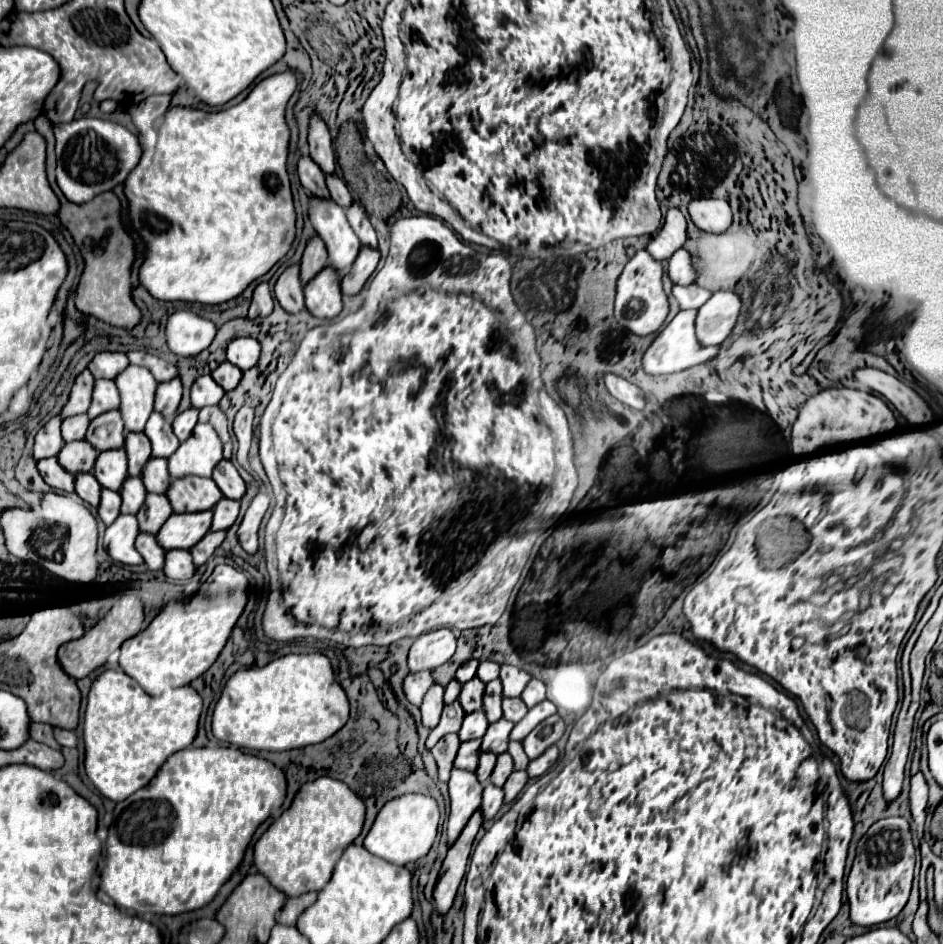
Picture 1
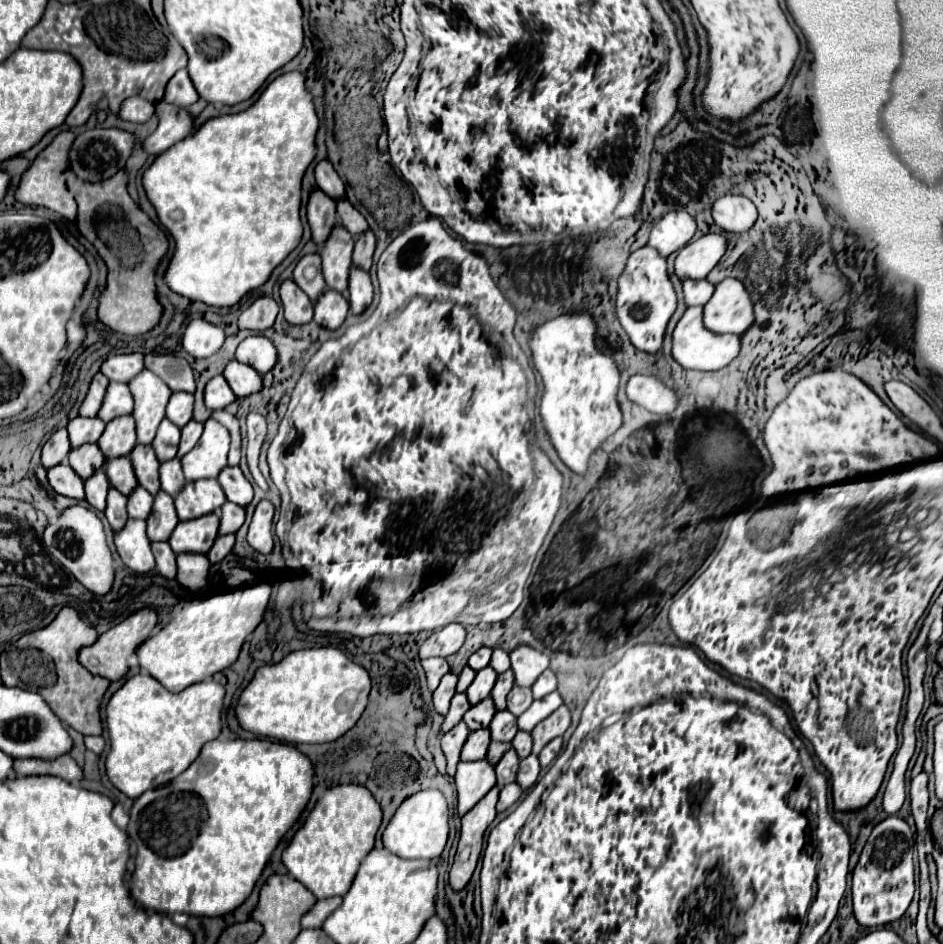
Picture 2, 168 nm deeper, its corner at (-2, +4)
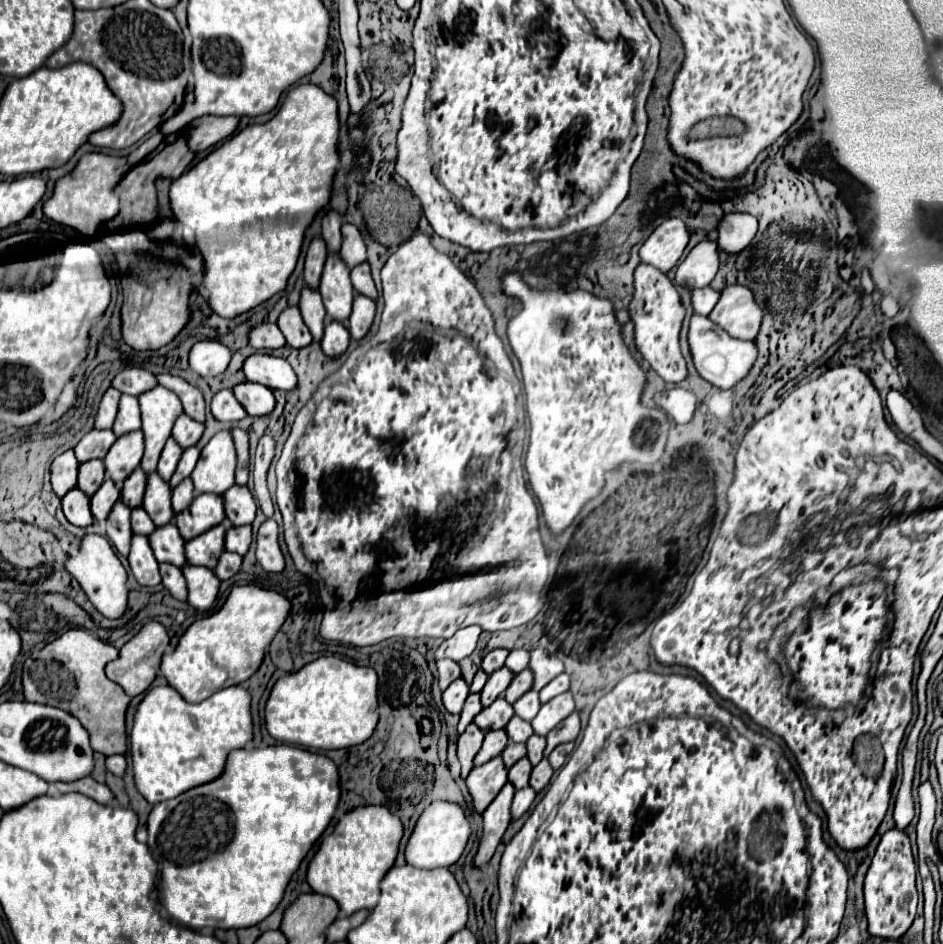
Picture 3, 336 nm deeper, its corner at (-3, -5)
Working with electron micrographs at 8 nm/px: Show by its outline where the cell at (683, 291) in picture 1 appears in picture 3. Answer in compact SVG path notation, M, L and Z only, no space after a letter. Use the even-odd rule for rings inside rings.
M703 287L703 289L695 289L693 291L693 297L691 297L691 303L693 303L693 309L697 315L709 315L715 307L715 303L719 301L719 291L711 289L711 287Z

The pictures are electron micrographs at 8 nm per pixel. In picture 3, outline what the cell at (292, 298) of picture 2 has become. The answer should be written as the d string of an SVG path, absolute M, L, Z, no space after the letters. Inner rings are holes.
M287 307L287 309L279 315L277 327L279 327L281 333L285 335L287 345L293 347L293 349L307 347L307 345L313 341L309 329L307 329L305 323L303 323L303 317L301 317L299 307Z

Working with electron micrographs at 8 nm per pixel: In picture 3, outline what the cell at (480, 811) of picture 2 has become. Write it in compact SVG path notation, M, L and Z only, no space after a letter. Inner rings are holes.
M505 783L503 791L495 797L495 801L485 809L483 813L483 837L479 843L479 851L475 855L475 867L485 865L493 853L495 847L499 845L503 833L507 831L509 823L511 823L511 801L513 801L513 791L515 787L511 783Z

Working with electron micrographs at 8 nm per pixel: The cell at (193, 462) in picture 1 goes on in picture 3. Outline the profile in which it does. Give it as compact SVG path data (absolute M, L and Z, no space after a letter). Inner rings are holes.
M219 431L201 451L191 479L195 483L195 493L215 493L223 495L235 485L237 455L231 431Z

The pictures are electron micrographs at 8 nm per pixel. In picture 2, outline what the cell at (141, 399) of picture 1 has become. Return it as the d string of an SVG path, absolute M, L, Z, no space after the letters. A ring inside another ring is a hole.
M146 368L136 378L132 378L132 382L128 382L128 388L134 396L132 416L136 420L138 442L150 444L156 436L160 420L164 418L164 410L172 390Z

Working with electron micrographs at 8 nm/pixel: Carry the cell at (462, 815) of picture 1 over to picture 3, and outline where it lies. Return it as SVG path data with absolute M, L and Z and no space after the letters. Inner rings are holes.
M493 757L491 761L473 767L473 771L467 777L467 787L473 795L475 811L483 813L505 783L507 783L507 769L501 757Z

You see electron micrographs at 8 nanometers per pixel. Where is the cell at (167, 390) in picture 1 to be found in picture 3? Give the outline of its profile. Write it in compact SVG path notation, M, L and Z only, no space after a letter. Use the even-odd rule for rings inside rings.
M181 415L173 427L173 439L183 447L189 449L193 445L197 445L197 441L201 439L205 427L203 423L197 423L193 419L189 419L187 415Z

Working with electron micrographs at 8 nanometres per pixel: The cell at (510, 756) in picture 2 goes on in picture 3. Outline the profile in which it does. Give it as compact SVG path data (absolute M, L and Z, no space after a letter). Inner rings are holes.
M523 757L521 761L517 761L511 769L509 769L509 781L515 785L515 789L523 789L529 785L529 775L531 775L533 765L529 763L527 757Z

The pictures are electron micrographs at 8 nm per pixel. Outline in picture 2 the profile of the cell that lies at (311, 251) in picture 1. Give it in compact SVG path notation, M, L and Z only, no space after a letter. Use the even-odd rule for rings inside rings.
M306 254L304 258L300 258L292 278L314 302L320 296L320 292L326 288L326 282L320 270L320 254Z

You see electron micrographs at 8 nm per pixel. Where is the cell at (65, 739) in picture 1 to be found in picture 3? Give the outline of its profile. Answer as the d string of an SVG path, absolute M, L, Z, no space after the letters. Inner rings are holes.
M111 755L111 757L107 757L107 769L109 769L113 775L123 777L125 771L127 771L127 761L125 761L125 757L121 757L121 755Z

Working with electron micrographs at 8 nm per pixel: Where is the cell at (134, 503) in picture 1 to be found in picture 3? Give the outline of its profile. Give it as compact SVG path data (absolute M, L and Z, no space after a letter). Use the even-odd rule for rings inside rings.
M143 507L133 509L133 513L131 513L131 527L133 527L135 535L145 535L145 537L149 537L155 531L153 521L149 519L149 515L145 513Z

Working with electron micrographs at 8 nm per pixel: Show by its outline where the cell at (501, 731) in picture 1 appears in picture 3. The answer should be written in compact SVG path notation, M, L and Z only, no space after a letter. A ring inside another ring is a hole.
M513 717L507 727L505 727L507 735L509 735L509 741L515 741L515 743L525 743L531 735L533 735L533 727L529 721L523 721L521 717Z

